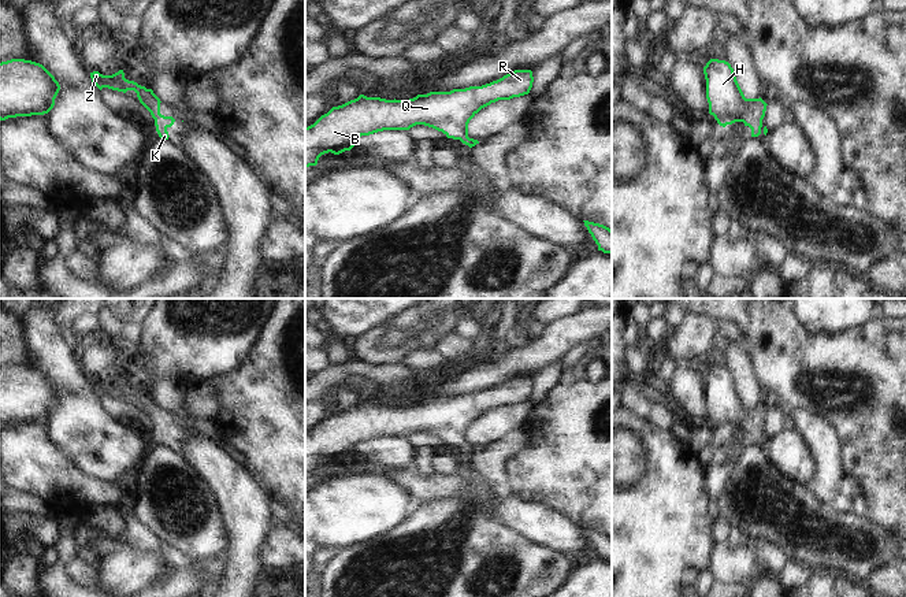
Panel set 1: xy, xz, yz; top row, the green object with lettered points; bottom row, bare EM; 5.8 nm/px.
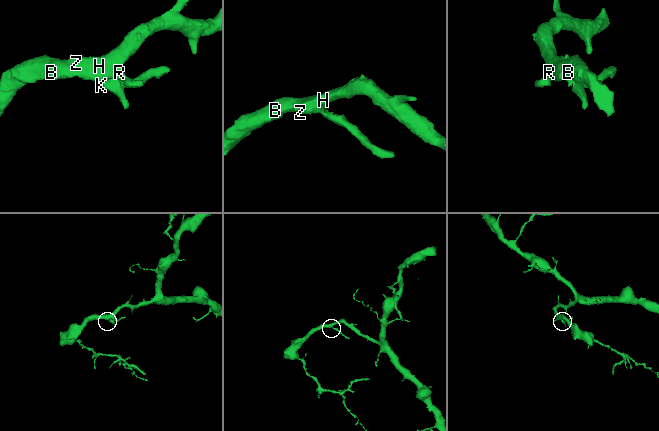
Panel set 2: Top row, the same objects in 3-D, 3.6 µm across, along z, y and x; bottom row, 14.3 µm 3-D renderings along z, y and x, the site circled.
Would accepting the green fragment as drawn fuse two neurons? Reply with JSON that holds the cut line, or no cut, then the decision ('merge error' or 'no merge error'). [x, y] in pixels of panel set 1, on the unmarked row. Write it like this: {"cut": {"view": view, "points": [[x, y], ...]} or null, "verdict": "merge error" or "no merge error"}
{"cut": null, "verdict": "no merge error"}

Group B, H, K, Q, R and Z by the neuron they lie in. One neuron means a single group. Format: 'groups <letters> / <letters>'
groups B H K Q R Z

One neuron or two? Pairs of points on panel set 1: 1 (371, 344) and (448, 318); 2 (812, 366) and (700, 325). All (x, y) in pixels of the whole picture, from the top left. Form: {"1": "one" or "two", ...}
{"1": "one", "2": "two"}

